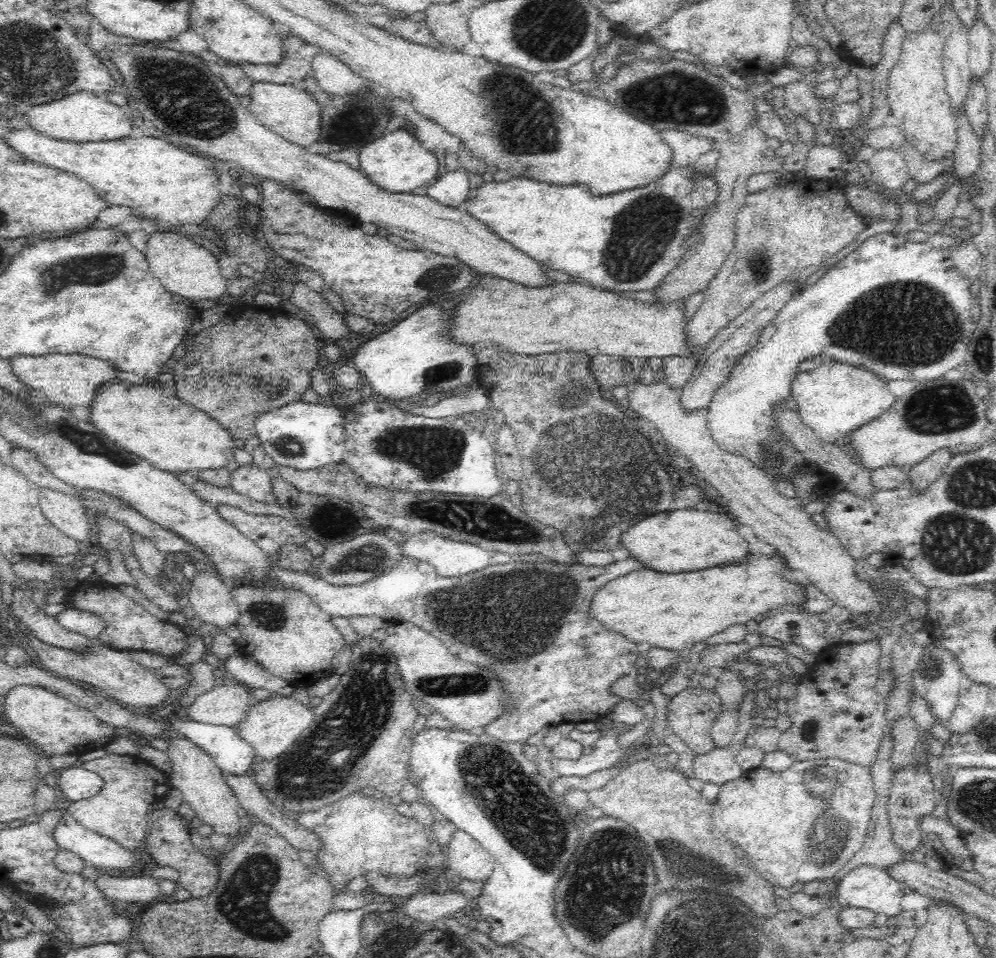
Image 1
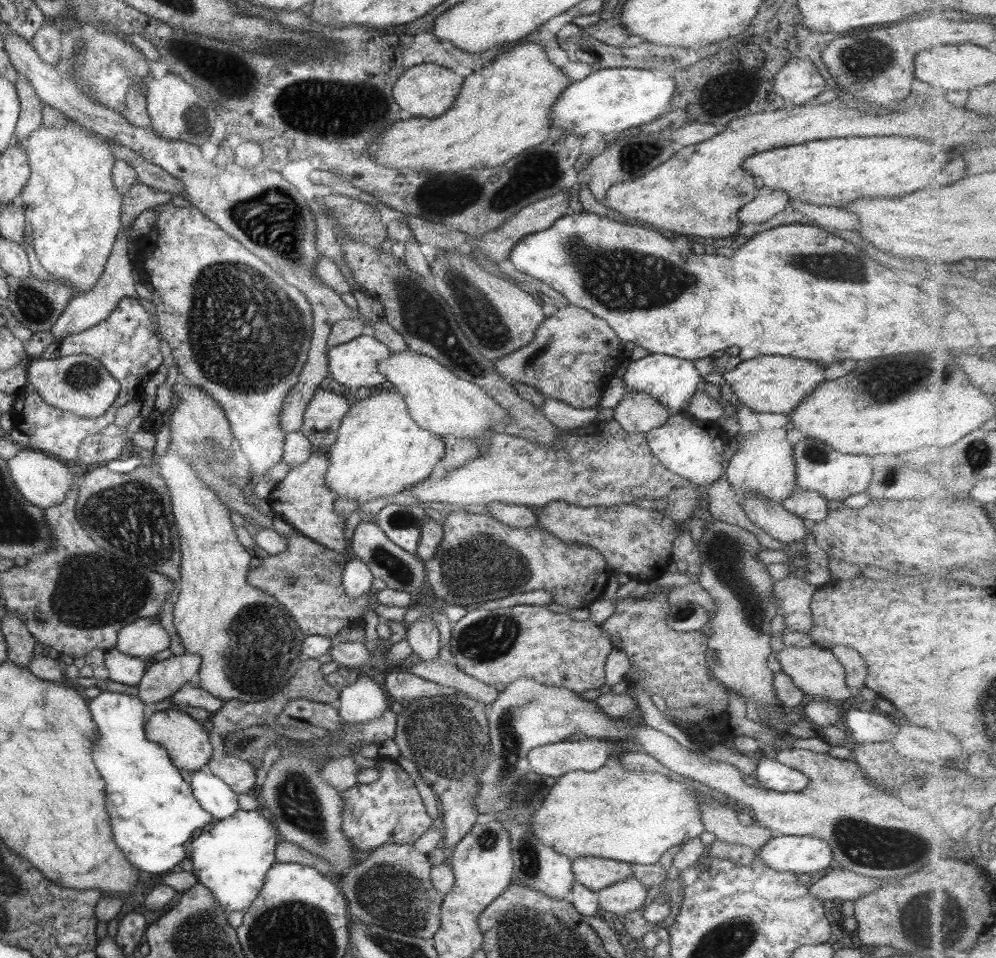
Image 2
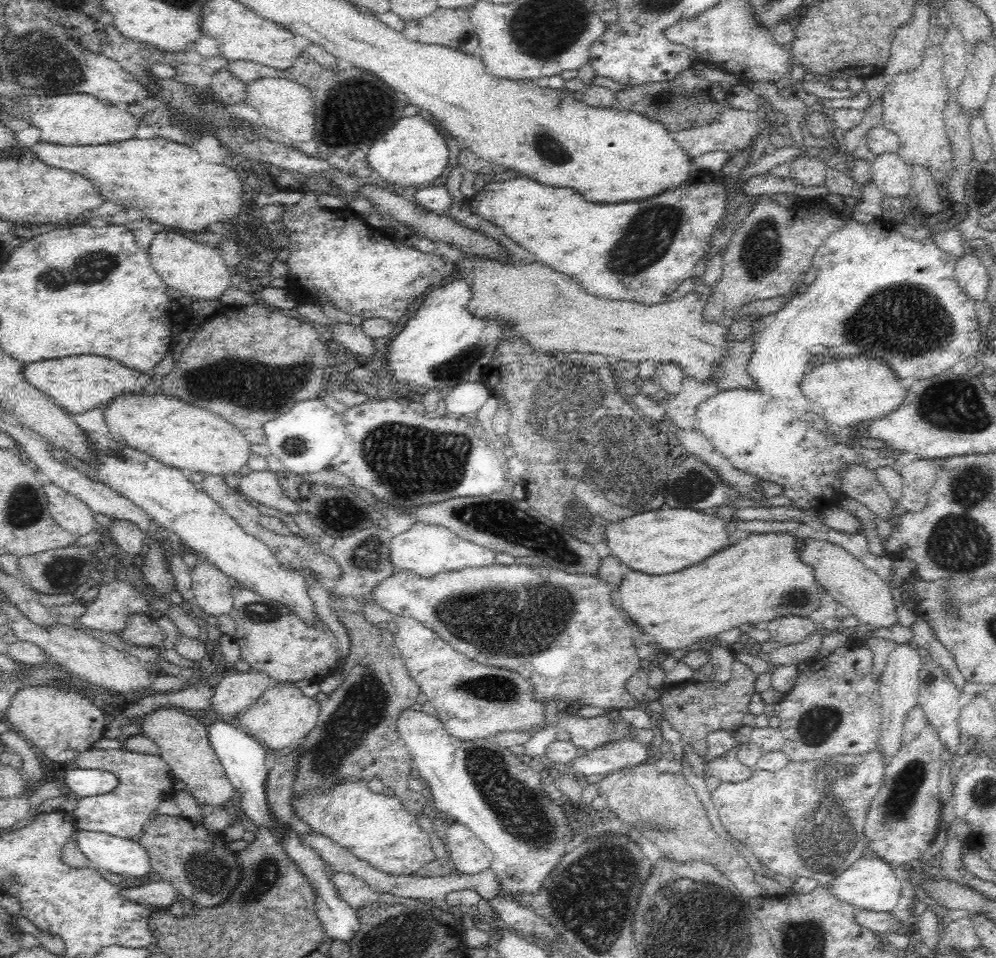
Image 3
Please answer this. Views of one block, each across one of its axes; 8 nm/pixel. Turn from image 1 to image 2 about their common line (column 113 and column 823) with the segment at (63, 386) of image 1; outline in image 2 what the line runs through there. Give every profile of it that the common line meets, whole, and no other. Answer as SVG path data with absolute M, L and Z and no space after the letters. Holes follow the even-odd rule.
M757 356L741 361L733 370L723 372L723 381L737 397L740 405L754 412L787 414L809 393L814 392L819 382L825 381L825 368L807 360L785 358L785 356Z

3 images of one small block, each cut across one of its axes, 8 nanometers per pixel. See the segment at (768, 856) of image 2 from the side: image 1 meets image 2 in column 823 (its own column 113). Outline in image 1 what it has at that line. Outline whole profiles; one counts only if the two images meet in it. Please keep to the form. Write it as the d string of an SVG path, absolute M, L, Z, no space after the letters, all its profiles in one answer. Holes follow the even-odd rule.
M65 811L52 830L52 839L60 850L77 854L86 867L122 871L134 869L134 854L112 843L112 840L87 830Z

